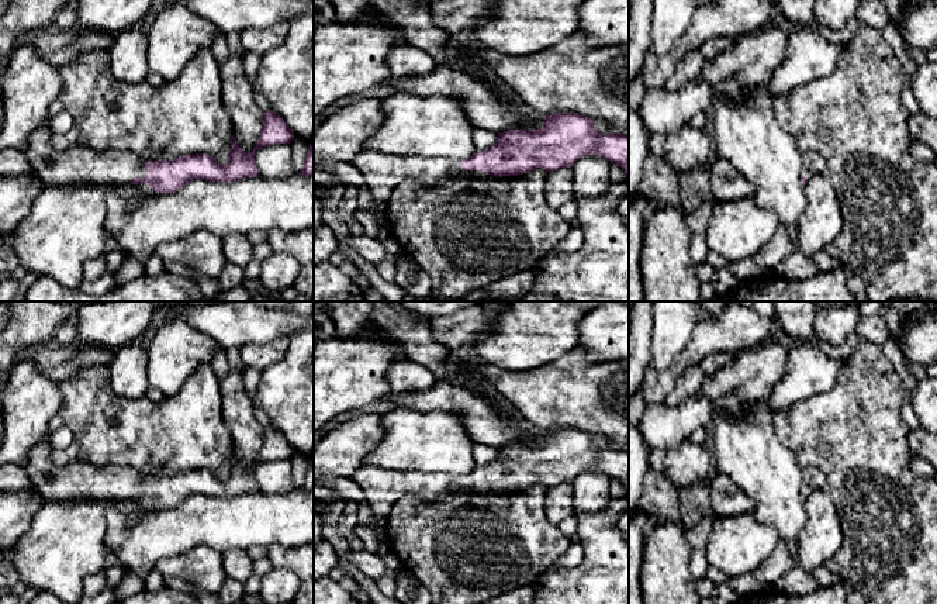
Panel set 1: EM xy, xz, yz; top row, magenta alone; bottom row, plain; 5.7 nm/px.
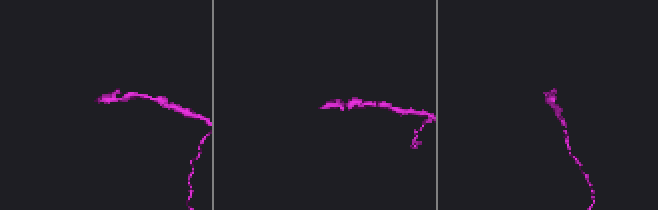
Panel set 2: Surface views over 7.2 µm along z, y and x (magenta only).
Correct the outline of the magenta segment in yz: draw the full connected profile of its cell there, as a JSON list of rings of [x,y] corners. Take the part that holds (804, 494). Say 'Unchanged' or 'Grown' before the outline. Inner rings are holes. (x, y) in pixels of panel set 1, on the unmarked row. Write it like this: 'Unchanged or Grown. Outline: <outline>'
Grown. Outline: [[[808,467],[803,470],[803,489],[802,498],[806,500],[808,496],[815,490],[827,490],[826,476],[816,467]]]

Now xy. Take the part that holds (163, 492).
Grown. Outline: [[[267,425],[253,466],[245,469],[232,451],[228,477],[219,480],[207,469],[186,470],[170,476],[148,474],[144,479],[139,470],[118,465],[96,466],[75,460],[66,466],[58,466],[51,459],[52,449],[49,439],[38,443],[23,466],[45,500],[146,498],[155,508],[173,508],[193,494],[234,497],[262,493],[256,483],[255,467],[267,460],[290,459],[294,453],[294,448],[284,435]]]

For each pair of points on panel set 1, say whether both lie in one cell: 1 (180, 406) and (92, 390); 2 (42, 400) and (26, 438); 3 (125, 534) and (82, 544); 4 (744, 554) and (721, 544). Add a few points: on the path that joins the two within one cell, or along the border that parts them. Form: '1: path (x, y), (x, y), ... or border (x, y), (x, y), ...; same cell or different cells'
1: path (158, 413), (114, 411); same cell
2: path (33, 410), (26, 417), (26, 428); same cell
3: border (118, 507), (106, 516), (106, 546), (114, 561); different cells
4: path (739, 548), (733, 544), (726, 544); same cell

